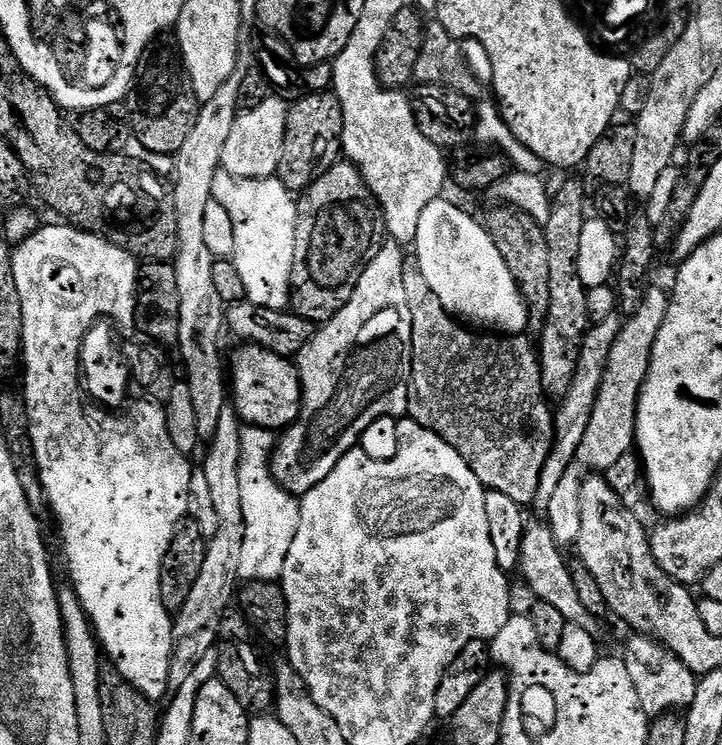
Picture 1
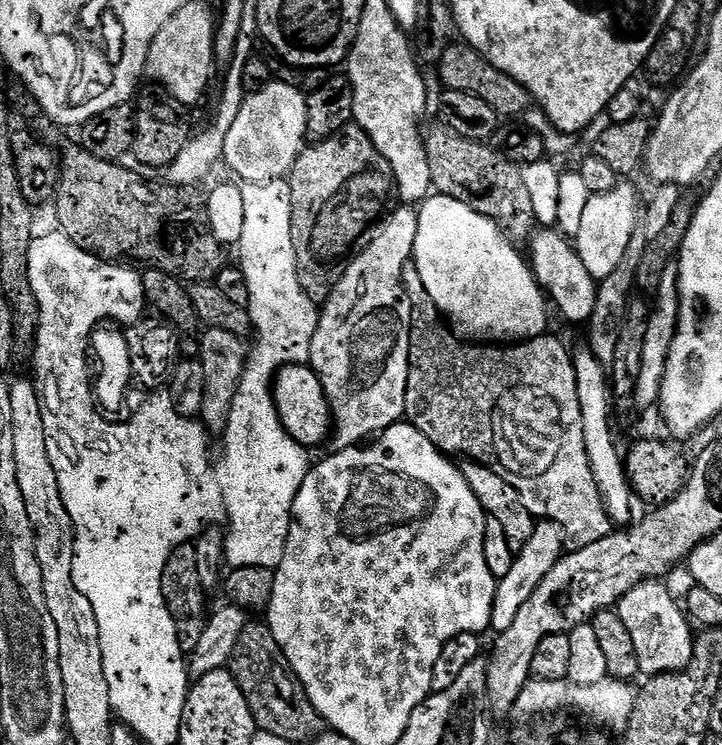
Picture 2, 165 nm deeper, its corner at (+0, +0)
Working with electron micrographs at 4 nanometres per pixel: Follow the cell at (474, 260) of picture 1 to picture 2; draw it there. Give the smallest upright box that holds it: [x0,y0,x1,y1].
[412,194,548,346]

